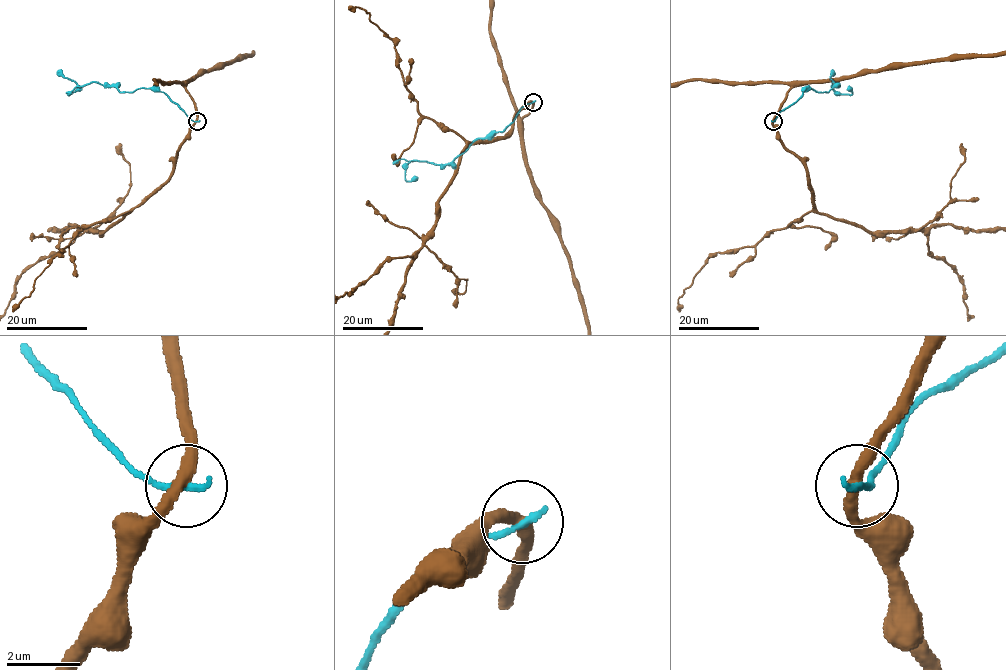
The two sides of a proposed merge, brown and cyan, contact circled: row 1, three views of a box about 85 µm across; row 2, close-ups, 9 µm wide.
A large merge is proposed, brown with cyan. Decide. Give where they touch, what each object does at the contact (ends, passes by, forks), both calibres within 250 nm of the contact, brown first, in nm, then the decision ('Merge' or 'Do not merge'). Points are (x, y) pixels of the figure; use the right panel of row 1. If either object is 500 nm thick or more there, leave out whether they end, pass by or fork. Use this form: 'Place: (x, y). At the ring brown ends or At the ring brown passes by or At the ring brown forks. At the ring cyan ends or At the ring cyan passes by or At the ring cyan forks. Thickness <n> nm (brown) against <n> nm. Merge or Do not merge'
Place: (773, 121). At the ring brown passes by. At the ring cyan ends. Thickness 320 nm (brown) against 200 nm. Do not merge

